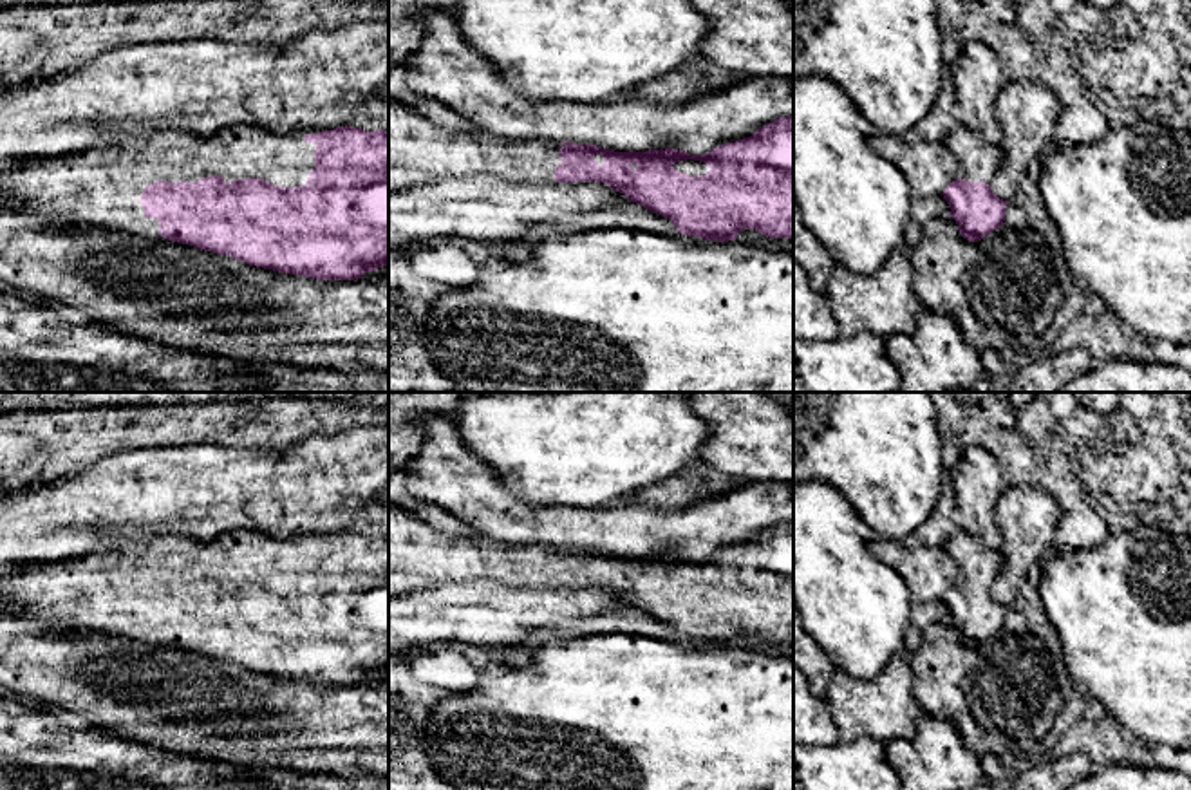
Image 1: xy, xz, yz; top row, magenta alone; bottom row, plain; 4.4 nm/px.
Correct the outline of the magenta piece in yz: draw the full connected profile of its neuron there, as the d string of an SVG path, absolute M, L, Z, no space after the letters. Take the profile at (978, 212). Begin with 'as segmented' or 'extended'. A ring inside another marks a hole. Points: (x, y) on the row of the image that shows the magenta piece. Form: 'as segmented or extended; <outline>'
extended; M956 123L943 143L956 157L961 177L943 190L960 233L969 242L978 242L1003 226L1007 201L996 197L989 186L1005 163L1001 146L987 143L980 132Z

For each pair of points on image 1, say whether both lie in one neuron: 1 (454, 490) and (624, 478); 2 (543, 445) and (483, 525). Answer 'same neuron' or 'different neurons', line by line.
1: different neurons
2: different neurons

